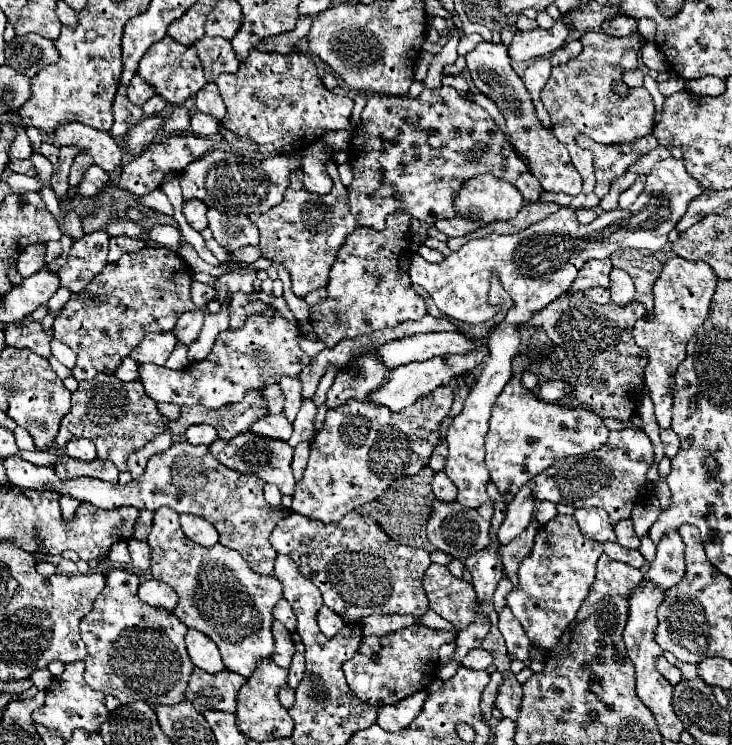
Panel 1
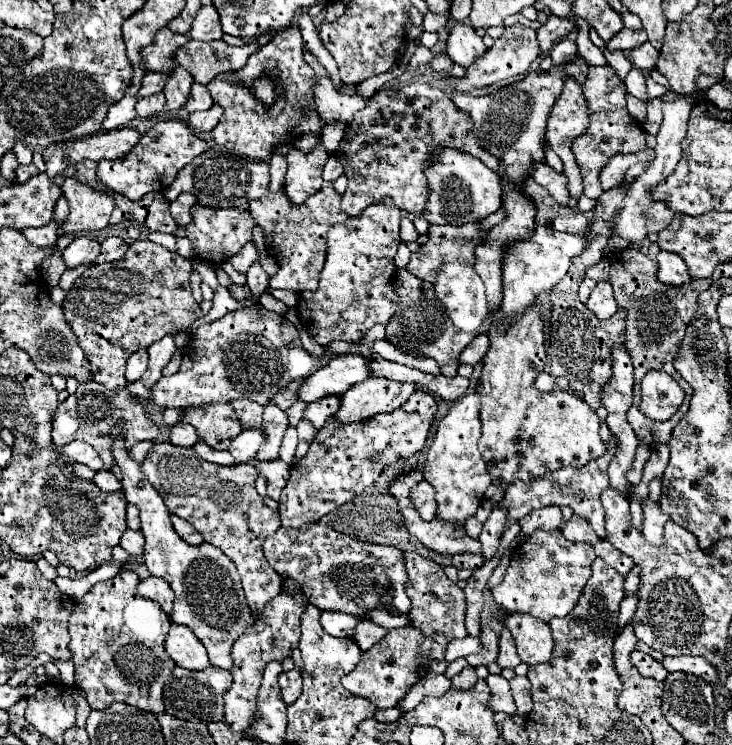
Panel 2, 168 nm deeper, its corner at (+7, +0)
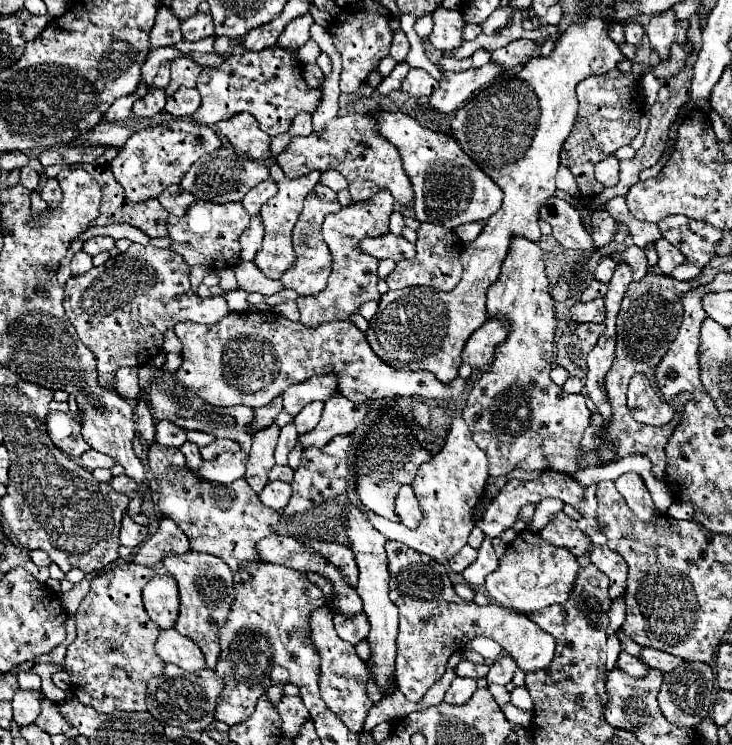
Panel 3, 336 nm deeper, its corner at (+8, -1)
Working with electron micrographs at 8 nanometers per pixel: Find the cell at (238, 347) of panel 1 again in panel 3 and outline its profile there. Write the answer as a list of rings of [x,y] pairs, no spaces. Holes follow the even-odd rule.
[[[247,311],[247,313],[229,313],[217,325],[181,321],[181,325],[175,325],[173,331],[183,343],[183,365],[175,373],[177,381],[193,389],[203,401],[219,407],[229,407],[229,405],[263,407],[271,403],[275,397],[279,397],[289,385],[303,383],[313,375],[327,375],[327,373],[339,377],[339,393],[353,403],[379,401],[383,397],[395,397],[395,395],[449,401],[449,399],[457,399],[465,391],[465,383],[467,383],[465,379],[457,377],[453,379],[451,385],[443,385],[429,371],[403,371],[403,369],[389,367],[371,351],[365,335],[351,321],[327,323],[327,335],[325,335],[325,325],[319,325],[317,329],[305,329],[305,325],[293,323],[273,311],[267,313]]]

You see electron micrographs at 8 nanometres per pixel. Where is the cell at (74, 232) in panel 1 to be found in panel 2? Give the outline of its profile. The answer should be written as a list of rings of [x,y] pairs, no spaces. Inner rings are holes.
[[[60,196],[58,202],[56,202],[56,206],[54,206],[54,220],[56,220],[56,222],[64,222],[66,216],[68,216],[68,212],[70,212],[68,200],[66,200],[64,196]]]

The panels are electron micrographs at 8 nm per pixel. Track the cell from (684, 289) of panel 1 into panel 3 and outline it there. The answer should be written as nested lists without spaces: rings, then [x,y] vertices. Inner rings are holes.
[[[659,239],[655,243],[655,247],[657,247],[657,253],[659,253],[659,269],[663,273],[671,273],[677,265],[681,265],[685,261],[685,257],[665,239]]]

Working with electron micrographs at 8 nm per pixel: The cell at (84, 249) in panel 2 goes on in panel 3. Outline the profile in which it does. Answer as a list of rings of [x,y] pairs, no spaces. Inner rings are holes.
[[[93,237],[93,239],[89,239],[89,241],[83,243],[83,251],[89,253],[91,257],[97,255],[97,253],[101,253],[101,251],[111,251],[113,247],[115,247],[113,237]]]

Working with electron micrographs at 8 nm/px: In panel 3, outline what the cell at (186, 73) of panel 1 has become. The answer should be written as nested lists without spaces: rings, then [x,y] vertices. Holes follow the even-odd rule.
[[[169,5],[159,7],[155,27],[151,29],[149,37],[151,37],[151,49],[175,45],[183,39],[181,31],[179,31],[179,21],[177,21],[177,17],[173,17],[173,11]]]

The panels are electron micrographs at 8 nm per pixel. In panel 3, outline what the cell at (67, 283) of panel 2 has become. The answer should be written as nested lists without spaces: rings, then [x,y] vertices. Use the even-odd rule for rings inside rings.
[[[79,251],[79,253],[73,257],[73,261],[71,261],[71,273],[73,273],[73,275],[87,273],[91,267],[93,267],[91,255],[87,255],[85,251]]]

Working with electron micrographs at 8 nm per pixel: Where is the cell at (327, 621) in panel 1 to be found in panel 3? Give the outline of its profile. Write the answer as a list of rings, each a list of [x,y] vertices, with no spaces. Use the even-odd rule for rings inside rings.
[[[335,613],[335,615],[333,615],[333,623],[335,623],[337,635],[339,635],[341,639],[349,641],[351,645],[359,645],[359,641],[365,641],[365,639],[367,639],[369,623],[367,623],[365,613],[359,613],[359,615],[355,615],[353,619],[345,619],[343,615]]]

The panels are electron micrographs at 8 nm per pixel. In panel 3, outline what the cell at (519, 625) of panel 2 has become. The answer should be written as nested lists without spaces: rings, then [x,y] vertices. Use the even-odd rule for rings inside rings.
[[[387,541],[385,551],[391,573],[389,599],[399,609],[395,679],[397,689],[409,701],[419,703],[427,689],[445,673],[447,659],[455,651],[461,651],[473,637],[483,635],[497,641],[525,673],[545,669],[551,663],[555,653],[555,639],[533,621],[529,621],[529,617],[499,605],[481,607],[477,603],[459,599],[445,567],[403,543]]]

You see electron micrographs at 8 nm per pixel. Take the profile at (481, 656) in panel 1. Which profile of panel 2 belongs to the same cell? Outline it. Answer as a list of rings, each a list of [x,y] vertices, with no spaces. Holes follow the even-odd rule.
[[[466,666],[460,674],[456,674],[454,678],[452,678],[452,686],[454,688],[460,688],[460,690],[466,690],[466,688],[470,688],[474,682],[476,682],[476,670],[472,668],[472,666]]]

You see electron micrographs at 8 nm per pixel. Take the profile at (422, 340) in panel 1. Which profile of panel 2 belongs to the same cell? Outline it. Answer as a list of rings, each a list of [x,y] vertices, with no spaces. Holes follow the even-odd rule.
[[[338,354],[330,360],[326,368],[314,372],[298,390],[298,398],[304,402],[314,402],[324,396],[348,392],[350,386],[370,378],[370,358],[358,354]]]

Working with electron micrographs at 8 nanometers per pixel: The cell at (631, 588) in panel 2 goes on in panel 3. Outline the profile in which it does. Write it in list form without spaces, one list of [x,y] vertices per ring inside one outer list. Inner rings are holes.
[[[621,599],[621,601],[615,601],[613,605],[611,605],[611,609],[609,609],[609,629],[607,629],[607,635],[613,635],[613,633],[617,633],[619,629],[621,629],[621,625],[623,625],[623,621],[625,621],[625,601]]]

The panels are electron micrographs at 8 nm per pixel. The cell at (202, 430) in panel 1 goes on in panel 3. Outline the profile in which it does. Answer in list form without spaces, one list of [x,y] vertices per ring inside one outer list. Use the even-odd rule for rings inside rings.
[[[155,421],[155,441],[167,447],[181,447],[187,437],[185,431],[181,431],[177,425],[169,421]]]

